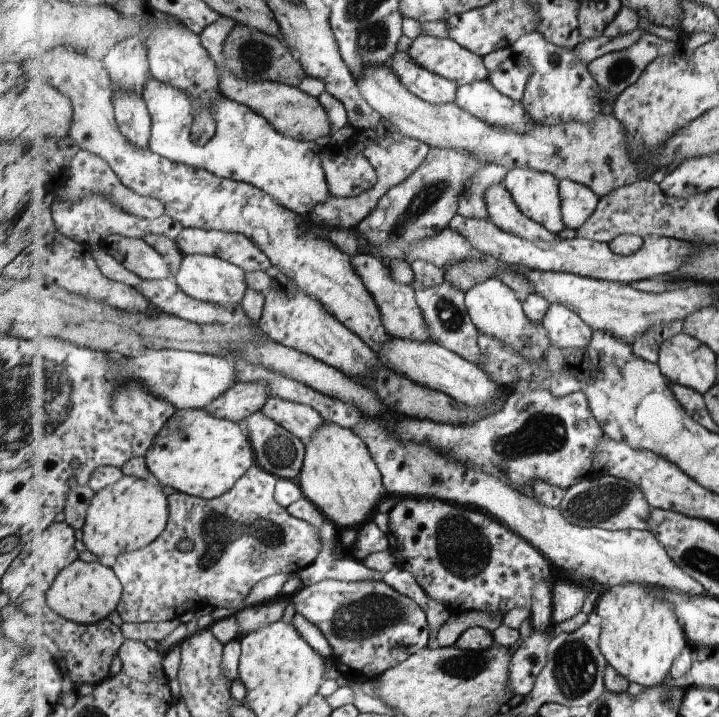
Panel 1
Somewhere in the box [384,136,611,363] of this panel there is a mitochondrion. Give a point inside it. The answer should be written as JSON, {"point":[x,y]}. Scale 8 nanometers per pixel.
{"point":[421,203]}

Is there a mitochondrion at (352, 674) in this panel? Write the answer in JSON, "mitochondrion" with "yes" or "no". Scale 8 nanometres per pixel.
{"mitochondrion":"no"}

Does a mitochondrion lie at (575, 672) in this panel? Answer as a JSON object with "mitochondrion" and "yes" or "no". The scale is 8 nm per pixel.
{"mitochondrion":"yes"}

